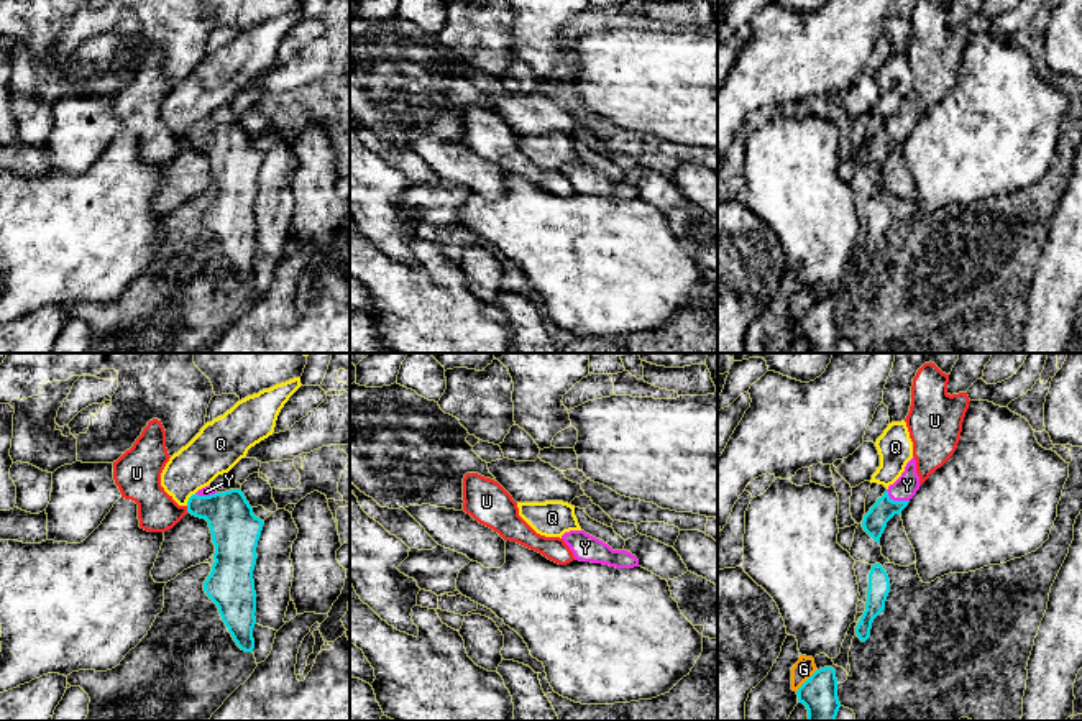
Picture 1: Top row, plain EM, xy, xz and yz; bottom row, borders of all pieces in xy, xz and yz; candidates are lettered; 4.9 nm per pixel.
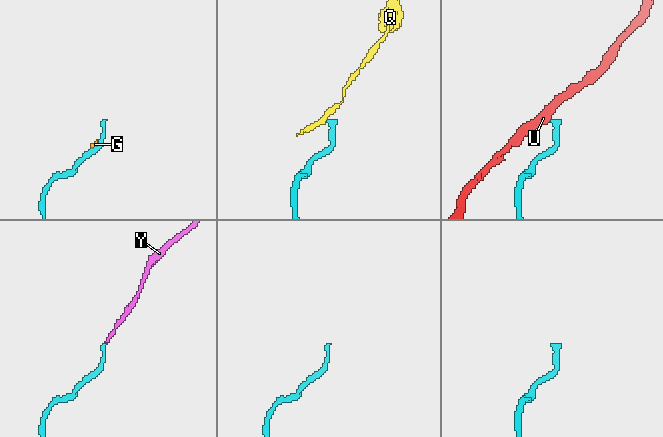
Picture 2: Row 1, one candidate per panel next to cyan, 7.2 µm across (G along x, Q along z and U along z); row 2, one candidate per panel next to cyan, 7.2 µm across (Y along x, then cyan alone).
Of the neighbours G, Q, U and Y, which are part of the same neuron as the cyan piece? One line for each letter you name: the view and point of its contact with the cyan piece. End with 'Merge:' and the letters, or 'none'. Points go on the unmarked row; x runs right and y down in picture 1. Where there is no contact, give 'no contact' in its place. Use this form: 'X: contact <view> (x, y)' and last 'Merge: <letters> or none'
Y: contact yz (897, 133)
Merge: Y

